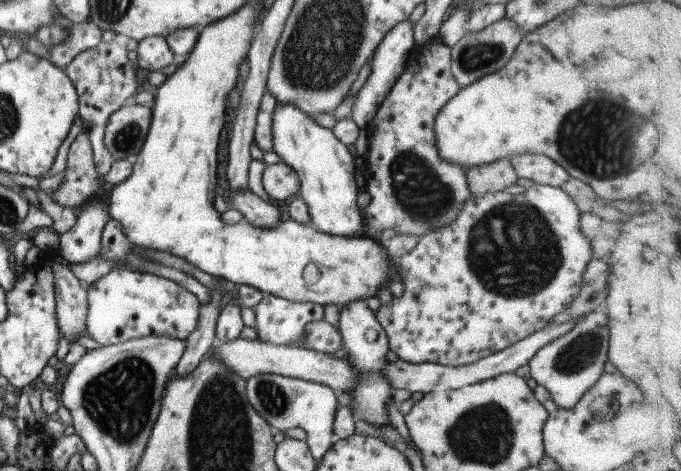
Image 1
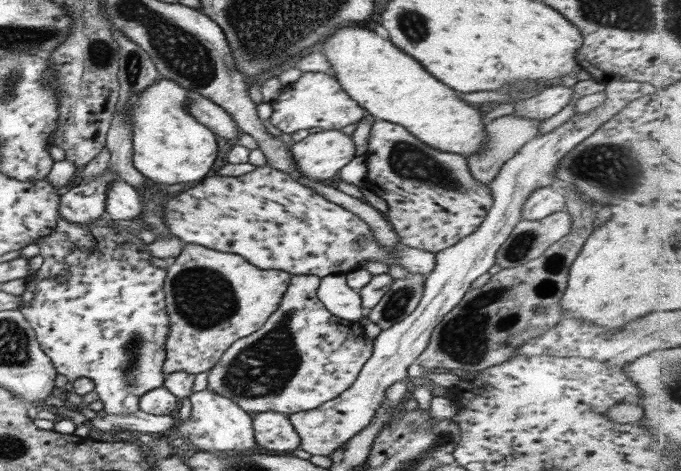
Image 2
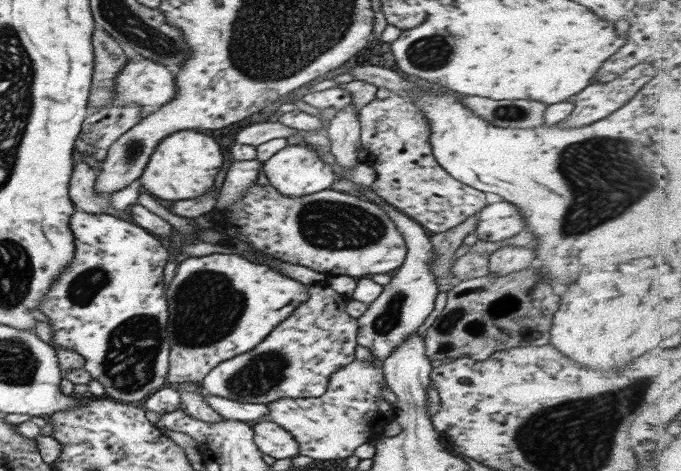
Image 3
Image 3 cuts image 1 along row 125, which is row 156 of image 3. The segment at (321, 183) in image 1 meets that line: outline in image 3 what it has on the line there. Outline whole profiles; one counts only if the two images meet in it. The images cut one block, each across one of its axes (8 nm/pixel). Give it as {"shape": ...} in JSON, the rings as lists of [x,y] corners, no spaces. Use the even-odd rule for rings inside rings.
{"shape":[[[287,144],[282,150],[276,152],[272,158],[263,163],[263,171],[269,184],[272,184],[282,196],[288,196],[288,198],[300,198],[300,196],[329,189],[337,177],[333,168],[330,168],[330,164],[326,164],[316,153],[318,147],[320,148],[313,144]]]}

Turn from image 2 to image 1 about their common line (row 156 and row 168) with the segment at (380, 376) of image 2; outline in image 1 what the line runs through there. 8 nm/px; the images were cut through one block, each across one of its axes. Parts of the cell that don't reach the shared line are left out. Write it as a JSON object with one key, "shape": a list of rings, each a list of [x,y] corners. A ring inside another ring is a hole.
{"shape":[[[514,155],[509,159],[518,178],[528,178],[539,185],[560,187],[570,178],[569,174],[557,162],[544,155]]]}

